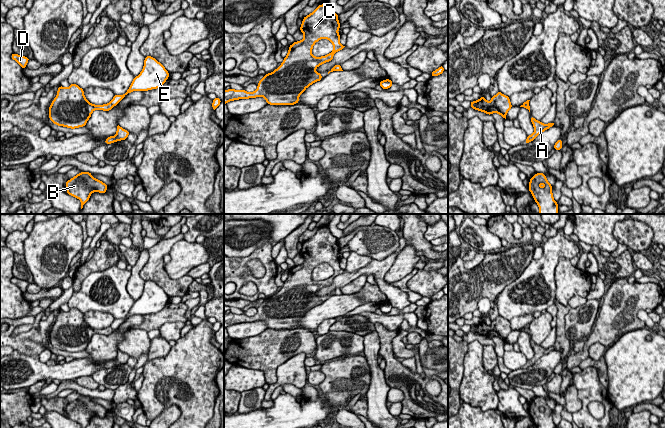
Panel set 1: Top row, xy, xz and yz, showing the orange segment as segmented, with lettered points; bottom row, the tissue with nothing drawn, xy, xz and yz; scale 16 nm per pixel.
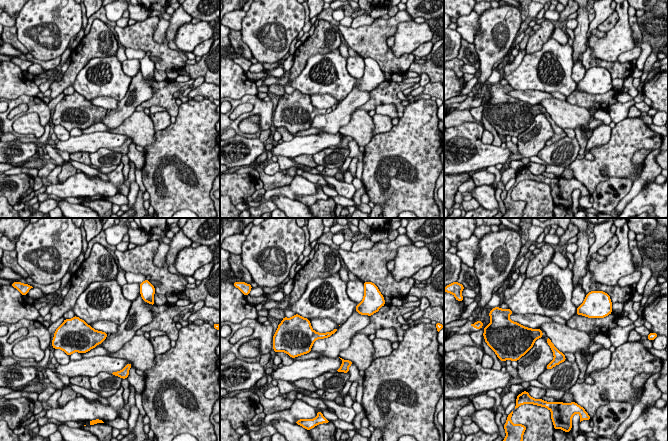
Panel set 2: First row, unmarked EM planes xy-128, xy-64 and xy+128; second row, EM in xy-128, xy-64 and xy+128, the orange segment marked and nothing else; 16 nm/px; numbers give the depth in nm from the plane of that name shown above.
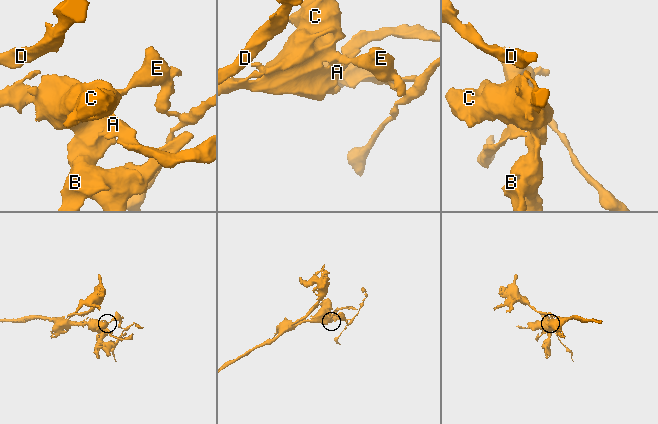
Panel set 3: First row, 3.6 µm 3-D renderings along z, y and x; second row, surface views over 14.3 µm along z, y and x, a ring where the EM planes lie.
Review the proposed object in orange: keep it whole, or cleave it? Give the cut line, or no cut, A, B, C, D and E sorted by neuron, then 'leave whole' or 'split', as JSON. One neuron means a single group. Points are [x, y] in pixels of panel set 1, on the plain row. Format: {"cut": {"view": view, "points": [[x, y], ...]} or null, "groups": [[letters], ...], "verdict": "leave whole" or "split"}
{"cut": {"view": "xy", "points": [[110, 326], [113, 330]]}, "groups": [["A", "B", "C", "D"], ["E"]], "verdict": "split"}

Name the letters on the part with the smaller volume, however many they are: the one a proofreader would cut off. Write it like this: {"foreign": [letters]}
{"foreign": ["E"]}

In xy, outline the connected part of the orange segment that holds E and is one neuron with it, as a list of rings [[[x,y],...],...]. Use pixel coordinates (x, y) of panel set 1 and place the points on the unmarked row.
[[[151,280],[145,281],[144,290],[141,297],[136,300],[127,316],[123,319],[114,319],[111,328],[116,330],[127,318],[132,315],[148,315],[160,312],[169,302],[169,297],[165,291]]]

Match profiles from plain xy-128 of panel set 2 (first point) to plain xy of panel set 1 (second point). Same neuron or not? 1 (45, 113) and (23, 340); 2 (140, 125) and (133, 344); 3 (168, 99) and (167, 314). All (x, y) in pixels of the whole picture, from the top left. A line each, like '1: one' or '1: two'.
1: one
2: one
3: one

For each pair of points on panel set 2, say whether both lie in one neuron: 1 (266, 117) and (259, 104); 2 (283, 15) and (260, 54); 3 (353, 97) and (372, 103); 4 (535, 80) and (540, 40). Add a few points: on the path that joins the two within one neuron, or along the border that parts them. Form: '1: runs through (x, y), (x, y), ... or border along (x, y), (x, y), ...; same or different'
1: runs through (266, 114), (261, 107); same
2: runs through (270, 15), (252, 31), (257, 41); same
3: border along (371, 92), (370, 97), (357, 108); different
4: border along (551, 38), (539, 49), (526, 54); different

